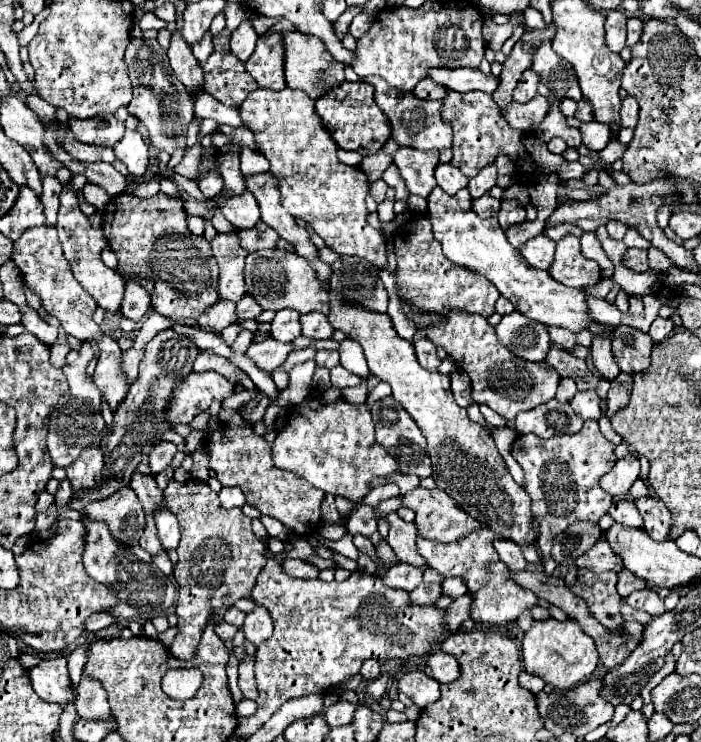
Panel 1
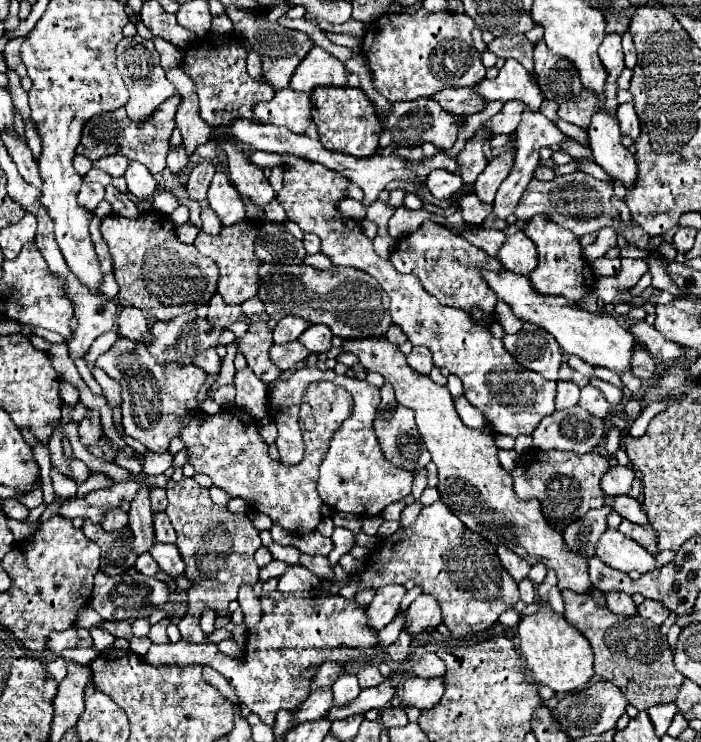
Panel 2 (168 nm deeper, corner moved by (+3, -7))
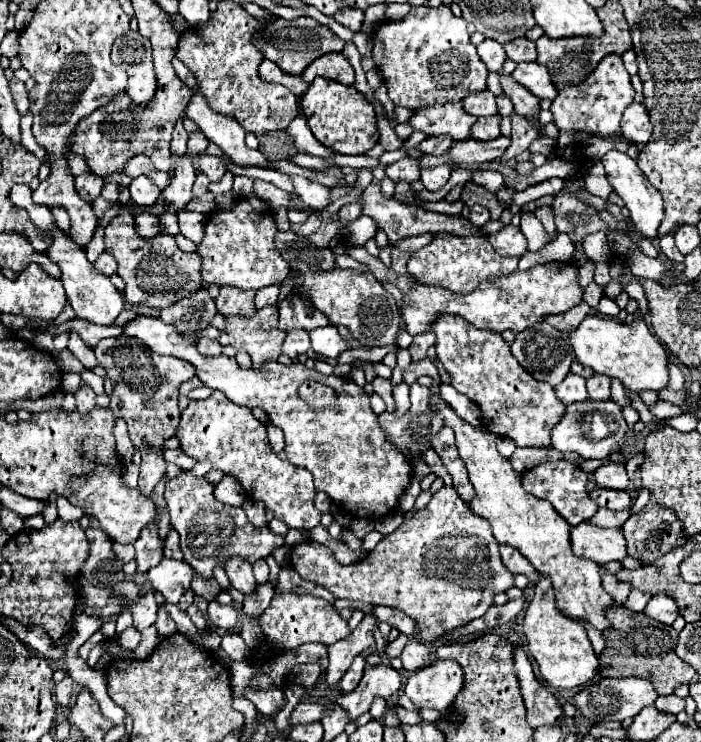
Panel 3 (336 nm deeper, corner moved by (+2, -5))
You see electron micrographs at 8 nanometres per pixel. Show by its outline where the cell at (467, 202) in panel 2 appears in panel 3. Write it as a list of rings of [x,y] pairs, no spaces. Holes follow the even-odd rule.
[[[473,204],[469,218],[471,218],[471,222],[473,222],[475,226],[483,226],[483,224],[487,224],[487,220],[489,220],[489,210],[487,210],[485,206],[481,206],[481,204]]]

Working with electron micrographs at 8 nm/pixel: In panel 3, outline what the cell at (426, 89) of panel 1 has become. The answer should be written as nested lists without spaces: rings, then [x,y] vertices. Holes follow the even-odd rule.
[[[489,90],[469,94],[467,98],[463,98],[463,110],[471,116],[493,116],[497,114],[495,94]]]

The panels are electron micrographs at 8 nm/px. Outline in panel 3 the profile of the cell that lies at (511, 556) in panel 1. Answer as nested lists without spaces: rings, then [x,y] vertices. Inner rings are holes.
[[[501,546],[501,560],[513,574],[525,574],[531,580],[531,584],[537,582],[539,574],[535,574],[535,568],[531,566],[531,562],[527,562],[527,558],[519,554],[519,550],[511,546]]]

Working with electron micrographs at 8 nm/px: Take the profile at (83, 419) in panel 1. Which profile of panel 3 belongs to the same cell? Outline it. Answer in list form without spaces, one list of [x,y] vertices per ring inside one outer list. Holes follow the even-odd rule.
[[[15,184],[11,188],[11,194],[9,194],[11,202],[19,208],[25,208],[33,220],[35,226],[39,226],[39,230],[43,230],[45,234],[51,236],[51,244],[47,248],[47,256],[51,262],[55,262],[59,268],[61,268],[61,282],[63,282],[63,288],[67,292],[67,298],[69,298],[69,304],[73,306],[75,310],[75,316],[81,318],[81,320],[87,320],[91,324],[99,324],[99,326],[111,326],[115,322],[115,318],[121,314],[121,310],[125,308],[125,302],[123,302],[123,296],[121,292],[111,284],[109,276],[97,272],[93,268],[93,264],[87,260],[85,256],[85,250],[79,250],[79,246],[71,244],[71,238],[57,226],[51,210],[47,206],[39,206],[31,200],[31,188],[25,186],[25,184]]]

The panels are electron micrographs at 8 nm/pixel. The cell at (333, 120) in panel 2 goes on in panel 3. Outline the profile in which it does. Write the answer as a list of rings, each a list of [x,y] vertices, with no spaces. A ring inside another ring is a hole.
[[[317,78],[301,98],[303,116],[313,136],[327,148],[339,154],[365,154],[379,140],[377,116],[371,102],[353,86],[343,86],[335,80]]]

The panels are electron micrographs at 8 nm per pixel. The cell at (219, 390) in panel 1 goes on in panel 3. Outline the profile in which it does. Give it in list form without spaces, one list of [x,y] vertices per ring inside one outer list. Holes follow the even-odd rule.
[[[125,334],[105,338],[93,350],[99,366],[107,370],[107,376],[113,382],[111,410],[117,418],[123,418],[127,422],[133,446],[137,450],[161,450],[163,442],[175,436],[181,418],[181,410],[177,404],[179,386],[195,376],[195,366],[173,356],[159,356]]]

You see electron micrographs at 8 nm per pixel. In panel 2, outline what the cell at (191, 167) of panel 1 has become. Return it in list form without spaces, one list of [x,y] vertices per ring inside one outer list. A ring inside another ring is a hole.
[[[180,146],[180,148],[172,148],[172,150],[168,152],[166,162],[168,162],[168,168],[170,168],[174,174],[178,174],[178,172],[188,164],[188,156],[186,156],[186,152],[184,152],[182,146]]]

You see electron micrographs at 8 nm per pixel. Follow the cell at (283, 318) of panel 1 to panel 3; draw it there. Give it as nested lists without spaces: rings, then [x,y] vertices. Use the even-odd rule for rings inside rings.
[[[283,300],[279,304],[279,330],[291,332],[291,330],[315,330],[321,326],[327,326],[329,320],[315,310],[309,302],[303,300]]]

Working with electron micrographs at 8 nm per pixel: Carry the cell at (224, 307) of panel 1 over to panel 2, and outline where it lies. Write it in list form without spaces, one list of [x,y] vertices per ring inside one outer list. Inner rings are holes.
[[[214,294],[212,300],[210,300],[210,304],[208,304],[208,320],[212,324],[222,326],[222,328],[228,326],[228,324],[232,324],[232,322],[238,322],[238,320],[248,322],[248,318],[246,318],[246,314],[242,312],[240,306],[226,304],[222,300],[222,296],[218,296],[218,294]]]

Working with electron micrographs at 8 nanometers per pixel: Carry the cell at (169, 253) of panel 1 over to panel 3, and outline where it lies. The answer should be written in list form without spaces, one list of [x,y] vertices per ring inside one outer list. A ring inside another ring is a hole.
[[[127,212],[115,216],[105,226],[105,252],[117,260],[117,274],[125,282],[123,296],[133,306],[167,308],[179,302],[179,298],[187,298],[187,294],[195,294],[195,290],[203,288],[203,258],[199,258],[197,252],[183,252],[167,232],[159,232],[155,238],[139,238],[139,234],[135,234],[133,216]]]

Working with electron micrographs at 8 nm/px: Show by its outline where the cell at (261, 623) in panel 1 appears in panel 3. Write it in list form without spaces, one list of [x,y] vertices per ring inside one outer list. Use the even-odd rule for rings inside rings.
[[[231,558],[231,560],[227,560],[227,564],[225,564],[225,572],[227,572],[229,580],[231,580],[231,586],[233,586],[235,590],[239,590],[241,594],[251,596],[251,594],[255,592],[257,582],[255,582],[255,578],[253,578],[251,564],[249,564],[249,562],[245,562],[243,558]]]

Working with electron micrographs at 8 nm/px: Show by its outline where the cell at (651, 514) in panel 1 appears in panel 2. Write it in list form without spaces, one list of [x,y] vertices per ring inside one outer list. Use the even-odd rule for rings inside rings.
[[[614,496],[612,498],[612,510],[618,512],[622,518],[634,522],[634,524],[642,524],[642,526],[648,524],[646,514],[640,508],[640,502],[630,498],[630,496]]]

